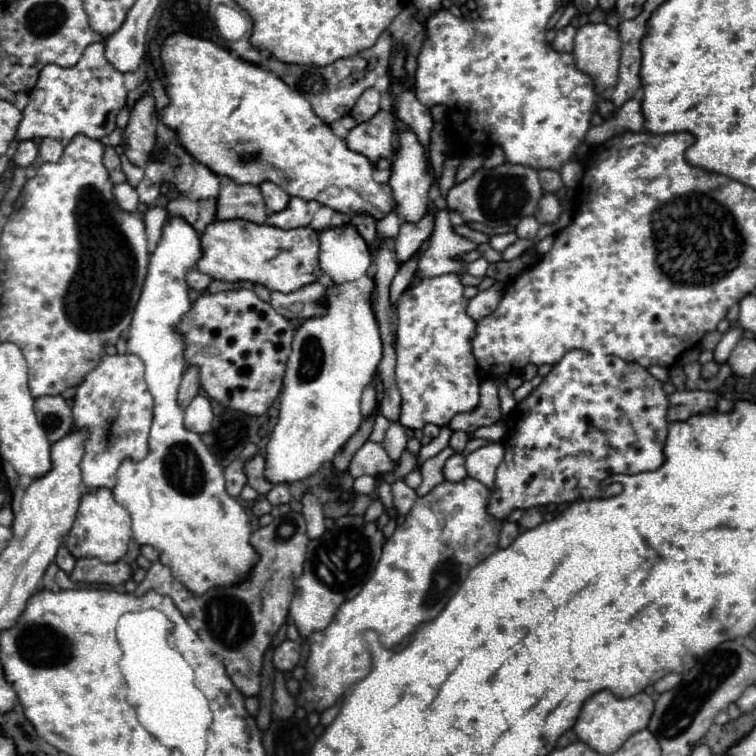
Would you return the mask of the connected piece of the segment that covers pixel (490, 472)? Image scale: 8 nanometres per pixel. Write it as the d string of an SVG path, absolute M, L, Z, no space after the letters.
M489 442L487 446L477 448L475 452L471 452L465 458L469 476L483 482L487 488L493 488L495 472L503 460L503 454L505 454L505 450L503 450L503 444L499 444L499 442Z

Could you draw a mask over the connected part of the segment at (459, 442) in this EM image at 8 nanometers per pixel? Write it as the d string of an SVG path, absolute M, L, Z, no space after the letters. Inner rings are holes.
M453 432L449 446L451 446L457 454L461 454L461 452L465 450L465 444L467 444L467 442L469 442L469 434L465 434L465 432Z

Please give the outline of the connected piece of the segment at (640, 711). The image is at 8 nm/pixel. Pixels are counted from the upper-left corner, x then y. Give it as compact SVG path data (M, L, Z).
M601 690L601 692L593 694L583 704L581 714L579 714L573 730L579 736L579 740L589 744L593 750L597 750L601 754L613 754L615 750L619 750L619 746L631 734L647 728L651 714L653 714L653 698L649 694L645 694L645 692L639 692L637 696L621 700L615 694L611 694L609 690Z

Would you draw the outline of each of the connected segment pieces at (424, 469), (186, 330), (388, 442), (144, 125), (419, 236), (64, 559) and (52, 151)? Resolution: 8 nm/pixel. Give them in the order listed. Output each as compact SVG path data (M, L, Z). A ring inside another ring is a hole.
M447 448L447 450L441 450L437 456L433 456L433 458L429 458L429 460L425 460L423 464L421 464L421 476L423 476L423 482L421 482L421 486L417 488L417 496L425 496L425 494L429 494L435 486L439 486L445 478L443 478L443 466L445 466L445 460L449 458L449 456L453 456L455 452L451 450L451 448Z
M247 288L201 294L191 304L191 310L181 318L177 332L183 336L187 368L199 366L199 384L211 400L247 416L263 416L271 408L283 388L285 362L291 350L295 326L283 318L269 302L263 302L253 290Z
M391 422L381 446L387 450L389 458L397 464L401 454L405 452L405 446L407 446L407 434L405 434L405 428L399 424L399 422Z
M143 96L131 110L127 128L123 130L123 150L131 164L145 166L157 144L155 126L151 124L151 114L155 112L155 98Z
M429 212L417 224L403 224L395 240L397 262L399 264L407 262L419 250L419 246L431 236L431 232L433 232L433 214Z
M61 546L61 550L57 552L55 562L57 562L57 566L59 566L63 572L67 572L67 574L71 574L73 568L75 568L75 558L69 554L69 550L67 550L65 546Z
M43 138L39 146L39 156L43 158L43 162L59 162L59 158L63 156L63 146L57 140Z

